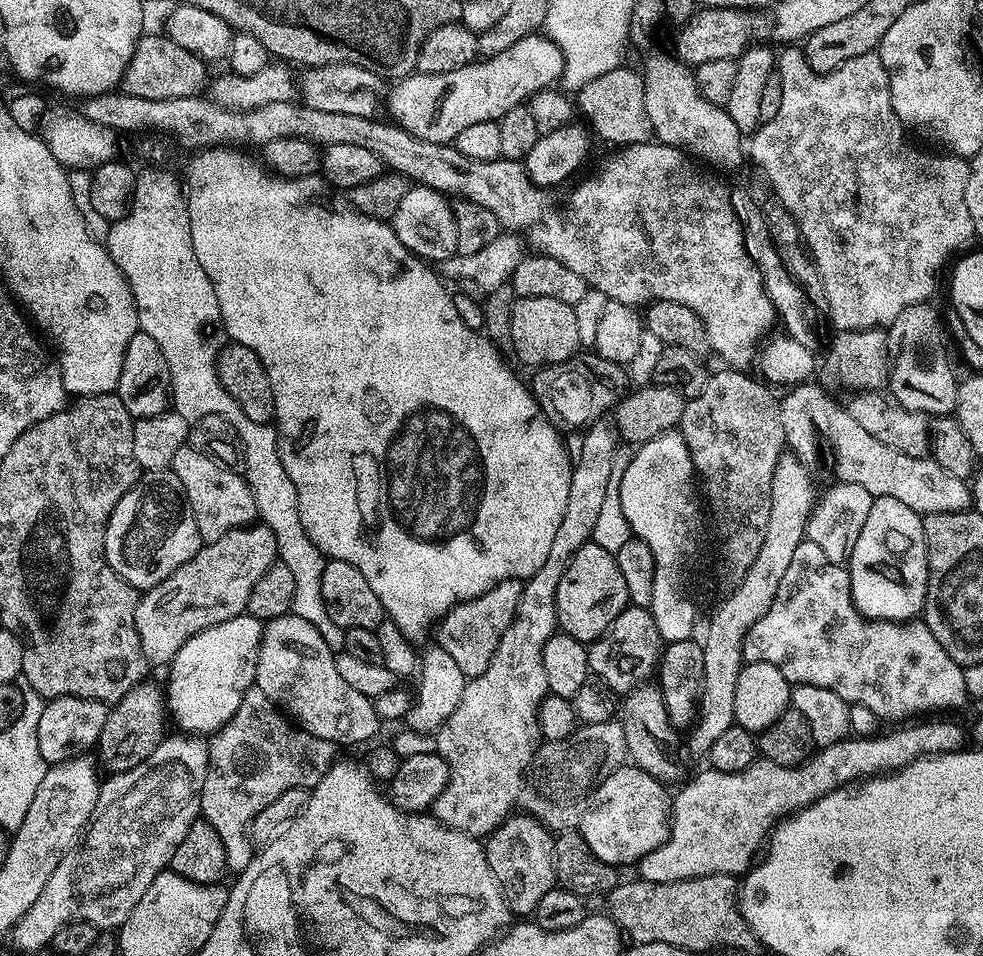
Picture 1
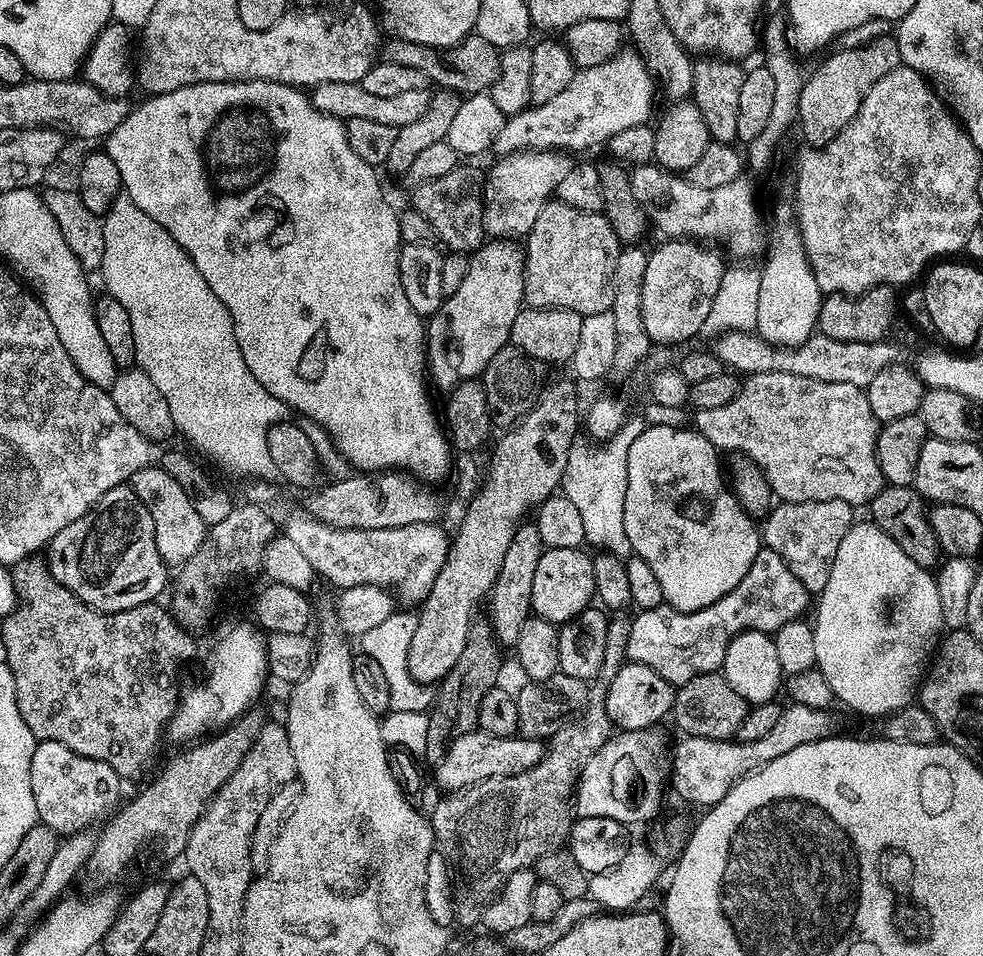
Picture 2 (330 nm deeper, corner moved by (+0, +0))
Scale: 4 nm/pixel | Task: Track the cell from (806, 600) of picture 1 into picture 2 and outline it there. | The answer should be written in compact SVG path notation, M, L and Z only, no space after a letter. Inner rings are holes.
M762 546L758 550L754 562L750 562L750 570L746 570L746 578L742 578L742 582L738 582L738 586L734 586L734 590L730 590L730 594L718 598L718 602L697 612L677 612L671 606L645 608L637 611L635 613L637 616L631 617L627 659L633 664L650 666L650 670L662 674L662 678L666 678L666 682L679 686L690 682L690 678L695 676L701 676L707 672L720 672L724 667L724 655L728 649L728 641L740 632L774 634L782 626L801 619L805 615L803 612L808 608L808 600L810 600L810 594L806 590L806 586L802 586L802 582L798 582L798 578L794 578L794 570L790 570L790 566L786 566L786 562L782 562L782 558L778 554L774 554L774 550Z

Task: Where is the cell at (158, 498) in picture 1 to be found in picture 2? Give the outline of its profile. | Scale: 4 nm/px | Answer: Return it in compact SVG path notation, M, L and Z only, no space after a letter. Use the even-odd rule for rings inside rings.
M120 484L114 490L102 494L100 501L98 501L89 512L82 514L82 518L70 522L70 526L66 526L66 530L59 532L46 549L46 563L48 569L52 571L54 578L58 582L62 582L74 595L78 598L82 598L82 602L86 602L90 607L98 609L99 612L121 612L122 610L130 610L134 606L153 603L153 601L159 597L156 595L163 590L164 583L166 583L167 580L169 583L170 580L169 565L165 564L162 557L158 554L158 546L154 540L154 518L150 518L150 510L146 510L142 498L138 498L136 491L128 484Z

